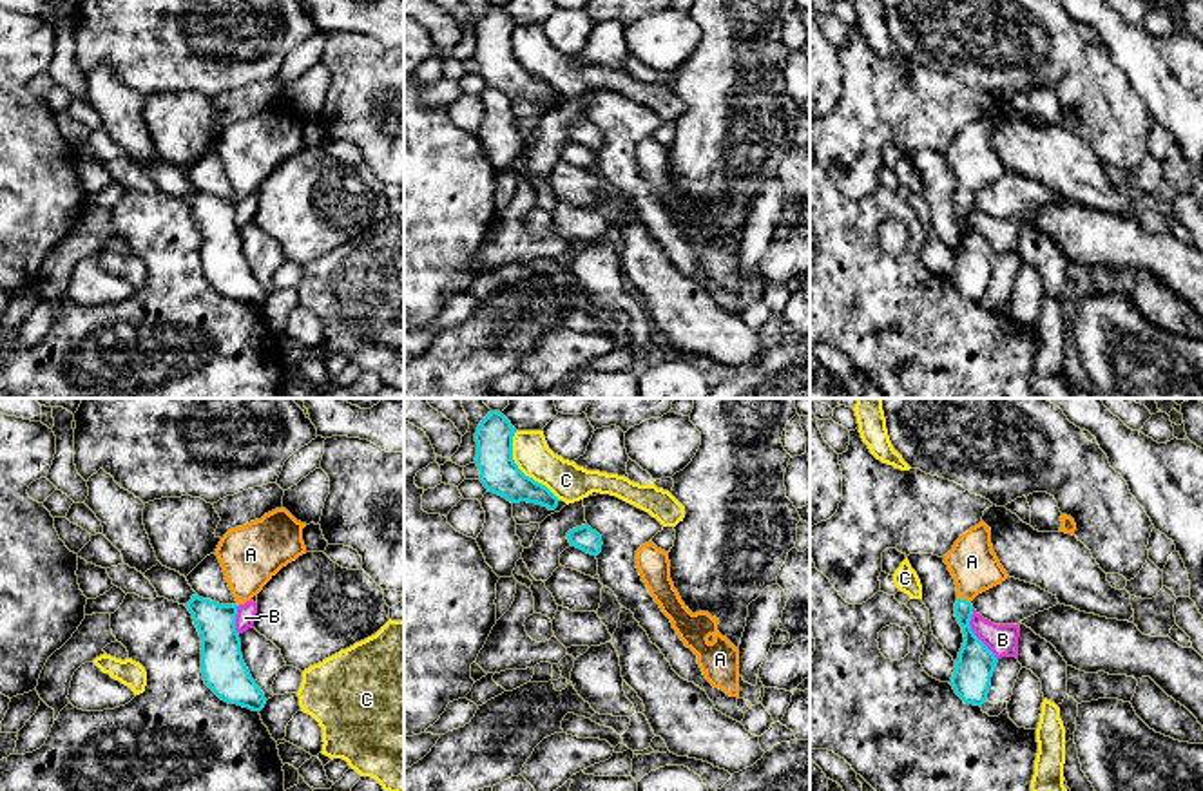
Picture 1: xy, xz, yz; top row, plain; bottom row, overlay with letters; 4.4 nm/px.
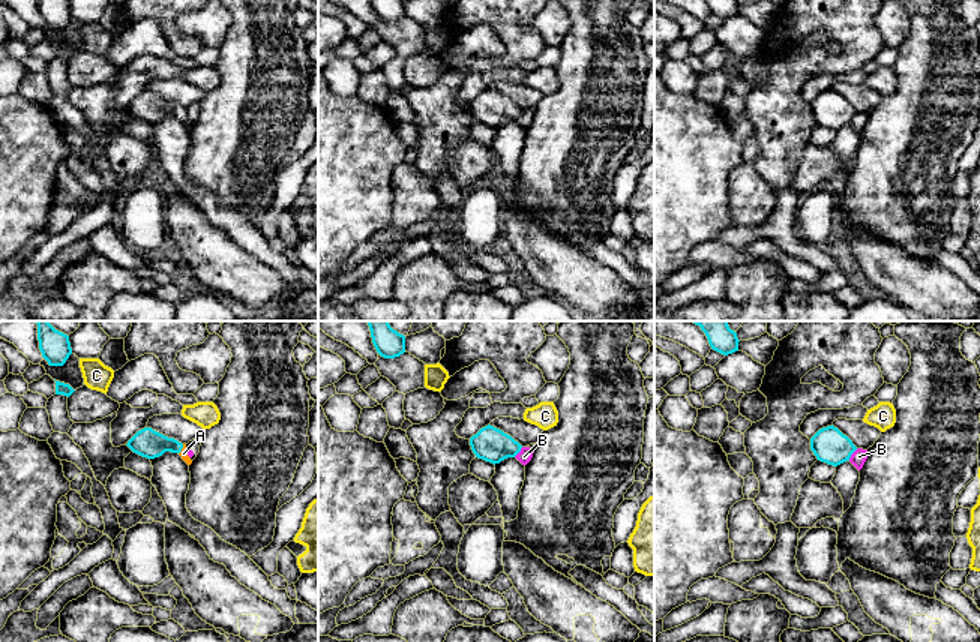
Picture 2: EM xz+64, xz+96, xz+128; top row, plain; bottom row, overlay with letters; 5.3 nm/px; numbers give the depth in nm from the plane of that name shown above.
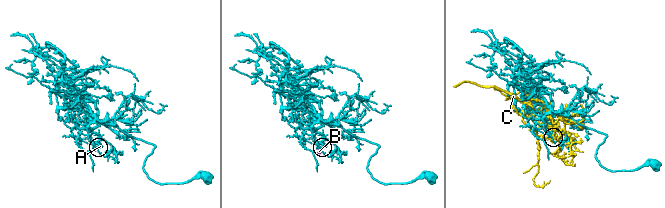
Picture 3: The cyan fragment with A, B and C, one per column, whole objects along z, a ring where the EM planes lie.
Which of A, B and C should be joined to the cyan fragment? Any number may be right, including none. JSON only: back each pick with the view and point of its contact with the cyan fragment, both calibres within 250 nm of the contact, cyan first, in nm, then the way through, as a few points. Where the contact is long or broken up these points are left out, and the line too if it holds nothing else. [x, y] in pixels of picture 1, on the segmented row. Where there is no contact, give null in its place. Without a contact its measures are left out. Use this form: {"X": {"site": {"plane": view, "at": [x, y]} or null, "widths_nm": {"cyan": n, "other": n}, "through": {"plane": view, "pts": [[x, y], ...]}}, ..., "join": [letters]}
{"A": {"site": {"plane": "yz", "at": [964, 600]}, "widths_nm": {"cyan": 130, "other": 220}, "through": {"plane": "yz", "pts": [[973, 654], [964, 625], [964, 600], [972, 580], [972, 562]]}}, "join": ["A"]}

